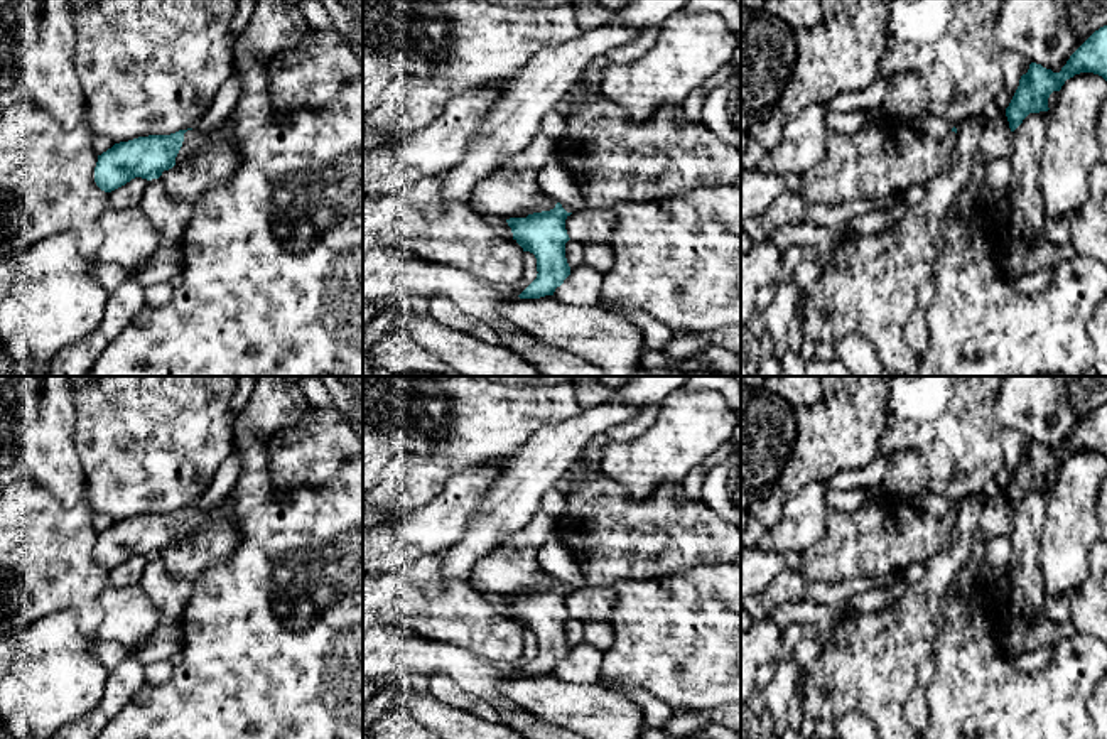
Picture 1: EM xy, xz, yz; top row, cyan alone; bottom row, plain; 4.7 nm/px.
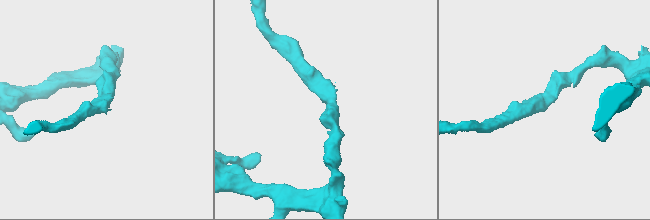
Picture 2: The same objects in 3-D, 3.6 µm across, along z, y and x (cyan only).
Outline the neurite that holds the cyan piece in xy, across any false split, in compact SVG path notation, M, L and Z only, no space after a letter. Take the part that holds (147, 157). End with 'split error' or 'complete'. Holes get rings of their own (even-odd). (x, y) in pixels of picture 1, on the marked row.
M192 128L120 142L98 155L94 182L101 191L111 192L135 177L159 179L164 170L197 155L208 145L208 135Z; split error

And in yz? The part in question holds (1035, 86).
M1107 25L1095 30L1066 61L1060 73L1031 62L1026 74L1006 108L1011 132L1014 132L1029 113L1048 111L1048 98L1060 91L1066 79L1080 73L1094 73L1107 81Z; complete

